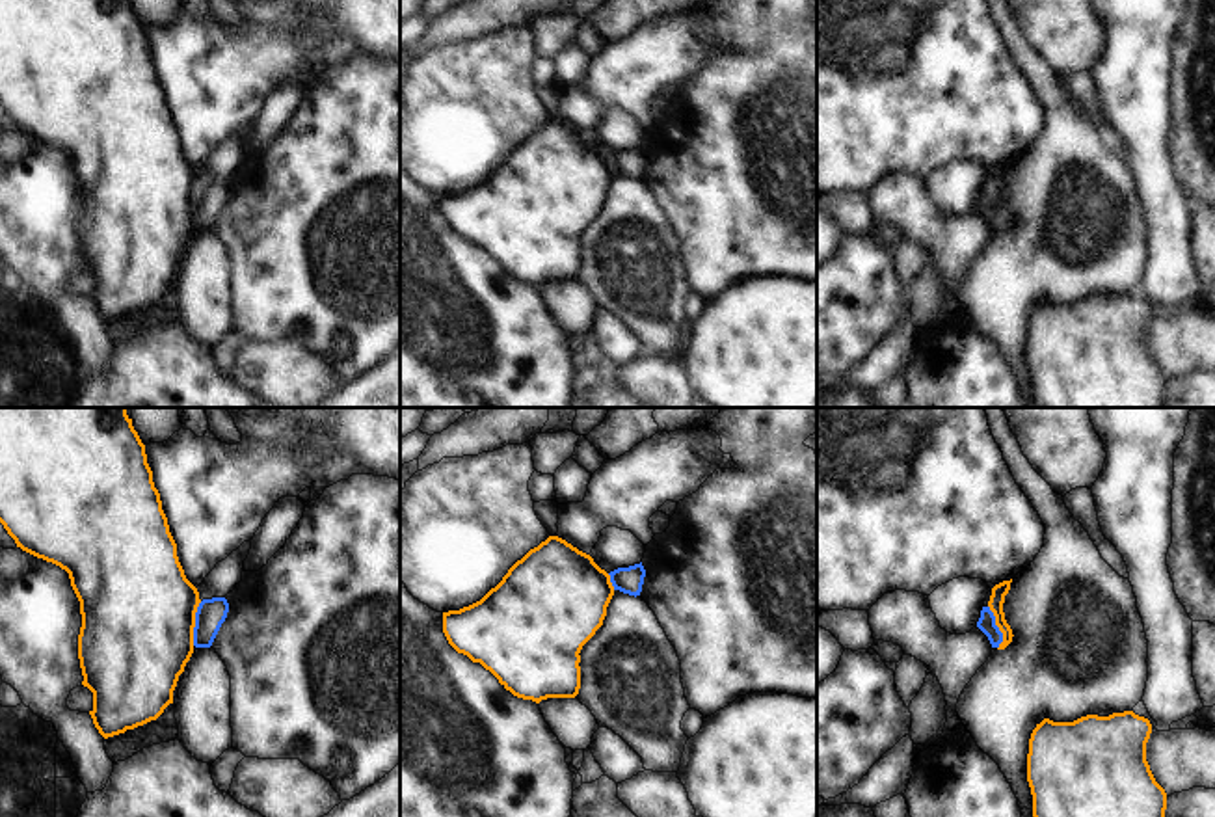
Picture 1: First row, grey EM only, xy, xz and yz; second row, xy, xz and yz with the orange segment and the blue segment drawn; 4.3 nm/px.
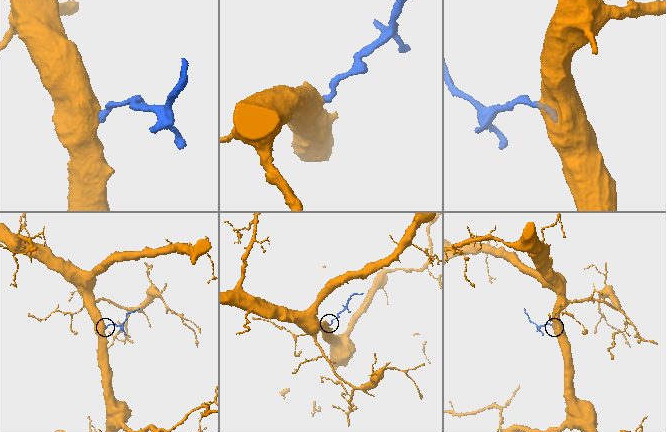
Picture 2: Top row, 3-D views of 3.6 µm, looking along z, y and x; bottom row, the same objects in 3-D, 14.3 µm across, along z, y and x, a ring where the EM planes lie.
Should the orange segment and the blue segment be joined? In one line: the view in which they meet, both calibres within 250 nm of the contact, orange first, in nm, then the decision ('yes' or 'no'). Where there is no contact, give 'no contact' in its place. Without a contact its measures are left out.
xy | 500/130 nm | yes

